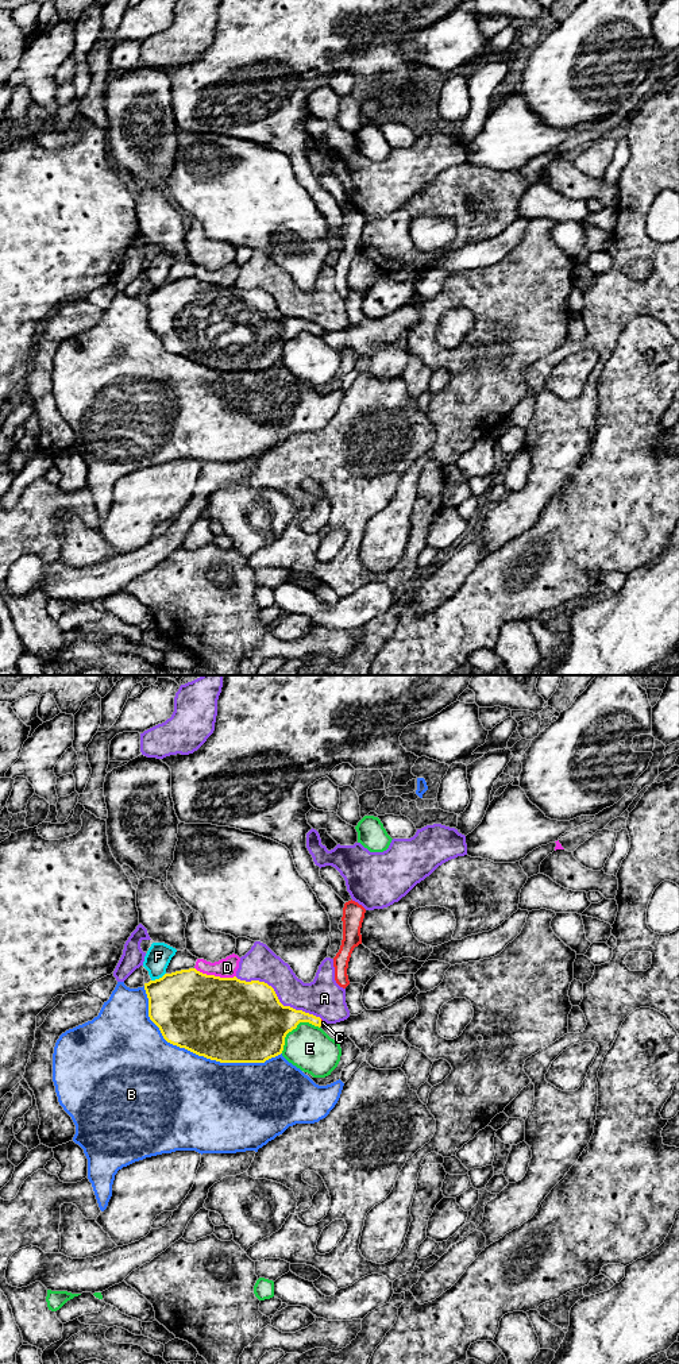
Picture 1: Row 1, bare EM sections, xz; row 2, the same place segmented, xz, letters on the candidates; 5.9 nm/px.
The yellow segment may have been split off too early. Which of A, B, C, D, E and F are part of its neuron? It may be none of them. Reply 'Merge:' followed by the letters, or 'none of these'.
Merge: C

